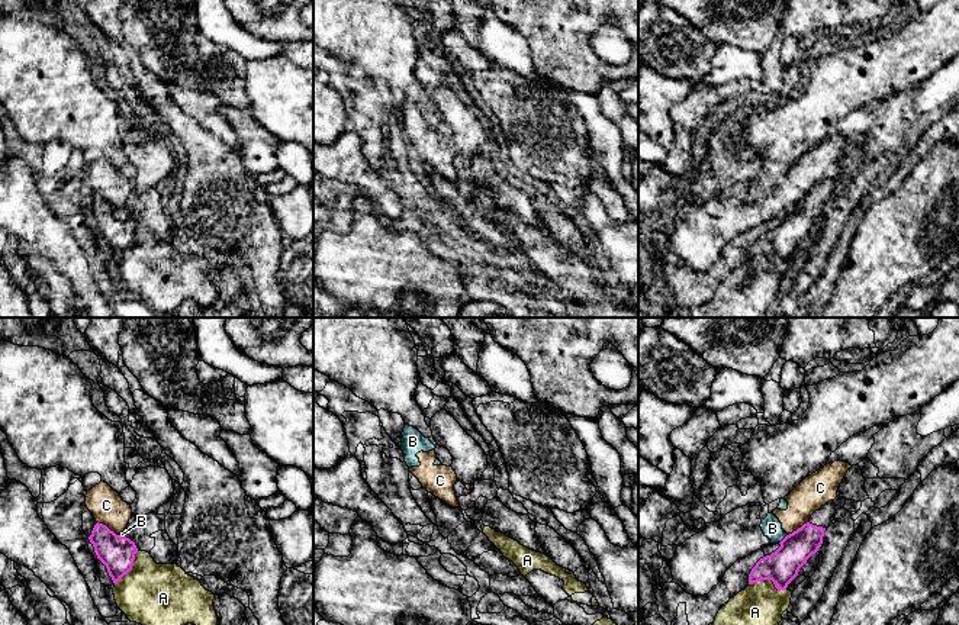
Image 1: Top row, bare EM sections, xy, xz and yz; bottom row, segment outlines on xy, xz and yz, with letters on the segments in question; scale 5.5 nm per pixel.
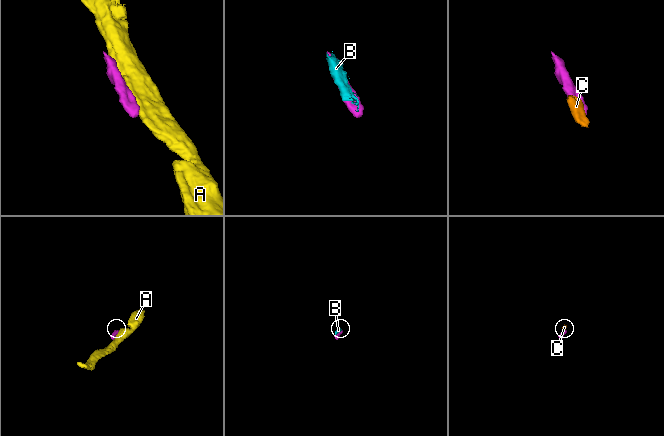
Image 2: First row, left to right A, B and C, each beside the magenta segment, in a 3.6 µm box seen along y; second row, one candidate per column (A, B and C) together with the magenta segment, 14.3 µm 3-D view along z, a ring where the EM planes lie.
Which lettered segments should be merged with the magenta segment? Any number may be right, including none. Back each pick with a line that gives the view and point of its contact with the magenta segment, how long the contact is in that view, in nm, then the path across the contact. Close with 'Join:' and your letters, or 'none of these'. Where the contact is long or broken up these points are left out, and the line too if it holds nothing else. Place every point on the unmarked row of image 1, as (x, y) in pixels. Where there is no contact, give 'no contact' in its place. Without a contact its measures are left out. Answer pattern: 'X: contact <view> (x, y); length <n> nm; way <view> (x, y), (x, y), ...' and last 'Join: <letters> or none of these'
Join: none of these

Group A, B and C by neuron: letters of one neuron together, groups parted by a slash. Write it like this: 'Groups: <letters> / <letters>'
Groups: A / B C

